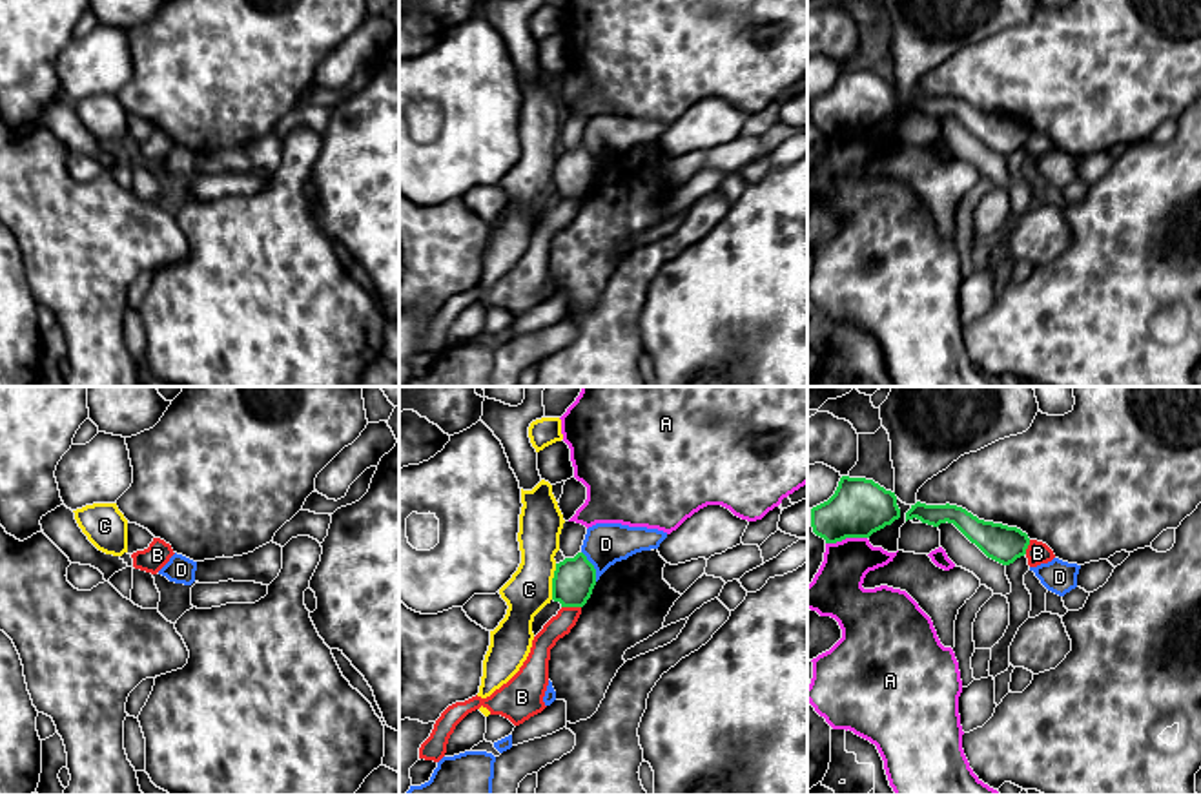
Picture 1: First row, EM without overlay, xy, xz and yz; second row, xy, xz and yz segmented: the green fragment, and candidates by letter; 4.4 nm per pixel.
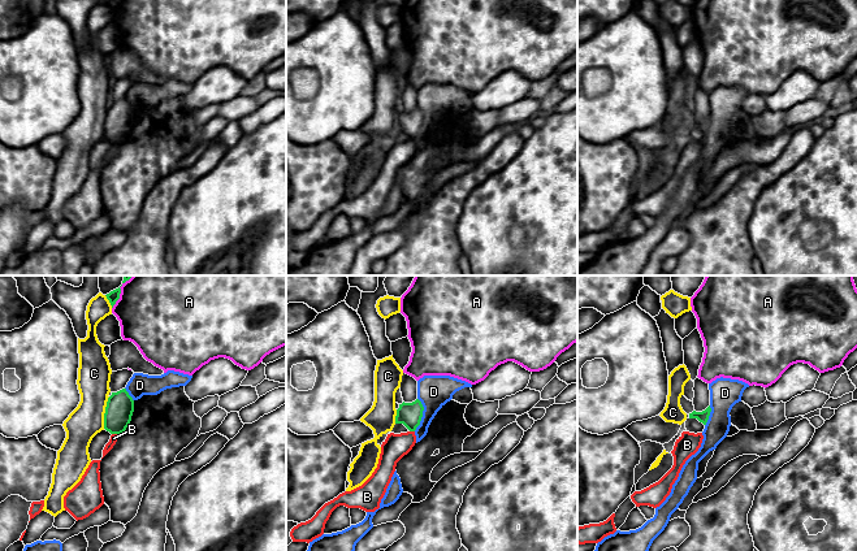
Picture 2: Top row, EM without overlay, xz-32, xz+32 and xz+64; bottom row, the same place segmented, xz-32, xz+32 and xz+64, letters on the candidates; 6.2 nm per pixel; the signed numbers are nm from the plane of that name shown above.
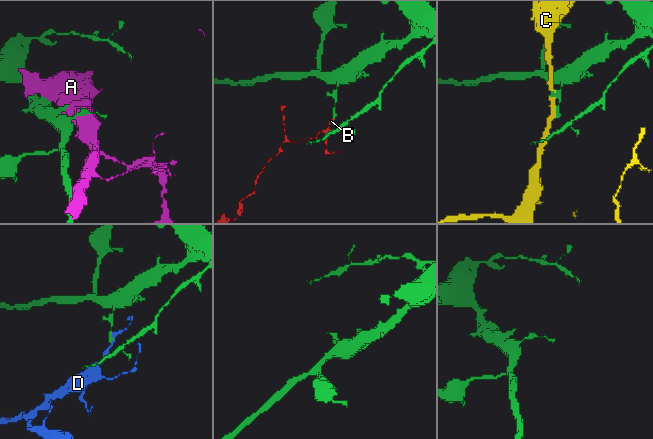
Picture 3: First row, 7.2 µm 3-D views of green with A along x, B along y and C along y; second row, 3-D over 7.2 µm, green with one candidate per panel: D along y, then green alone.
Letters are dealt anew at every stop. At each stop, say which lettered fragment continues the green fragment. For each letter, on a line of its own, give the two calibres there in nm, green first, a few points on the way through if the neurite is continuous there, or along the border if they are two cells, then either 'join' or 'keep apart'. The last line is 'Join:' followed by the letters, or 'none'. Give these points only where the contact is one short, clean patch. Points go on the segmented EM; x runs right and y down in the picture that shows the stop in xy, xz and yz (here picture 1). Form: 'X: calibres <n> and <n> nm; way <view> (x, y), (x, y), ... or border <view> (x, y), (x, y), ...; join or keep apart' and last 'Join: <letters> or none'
A: calibres 260 and 220 nm; keep apart
B: calibres 190 and 100 nm; border xz (562, 606), (580, 608); keep apart
C: calibres 190 and 200 nm; keep apart
D: calibres 190 and 190 nm; border xz (582, 551), (593, 566), (596, 580); keep apart
Join: none

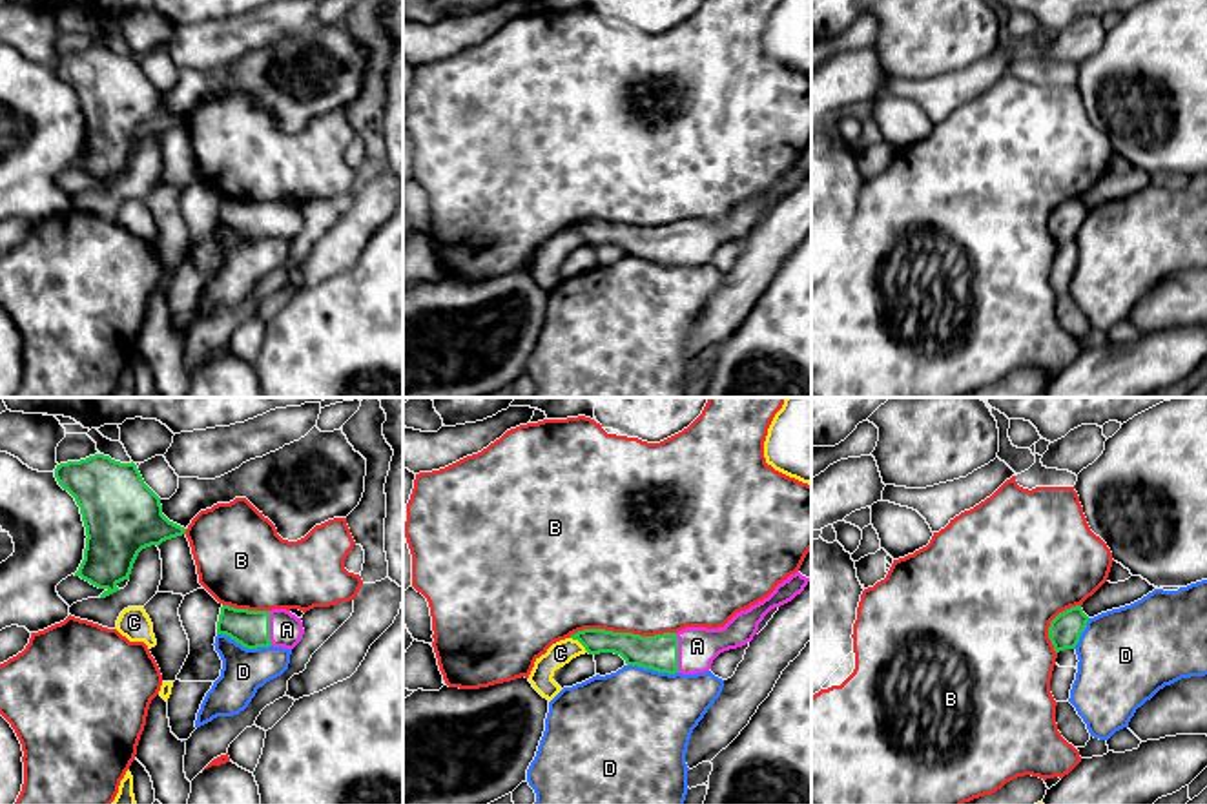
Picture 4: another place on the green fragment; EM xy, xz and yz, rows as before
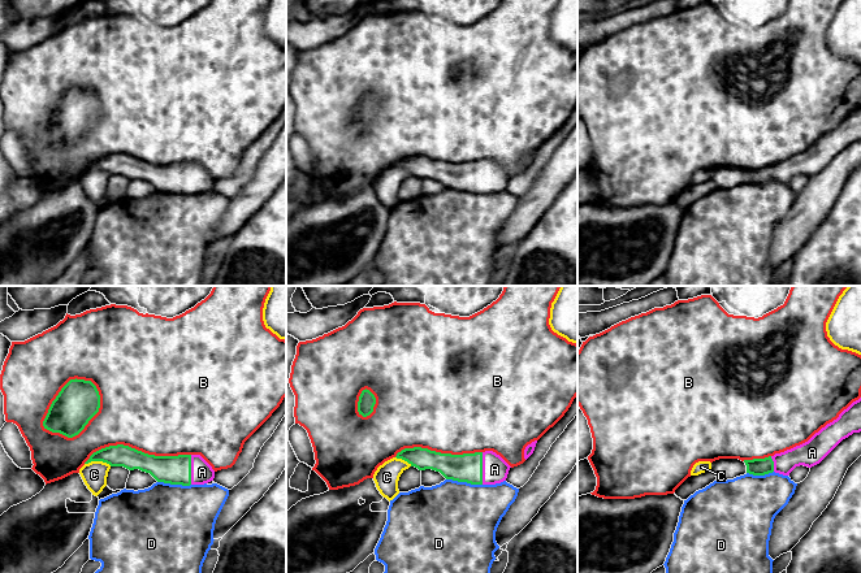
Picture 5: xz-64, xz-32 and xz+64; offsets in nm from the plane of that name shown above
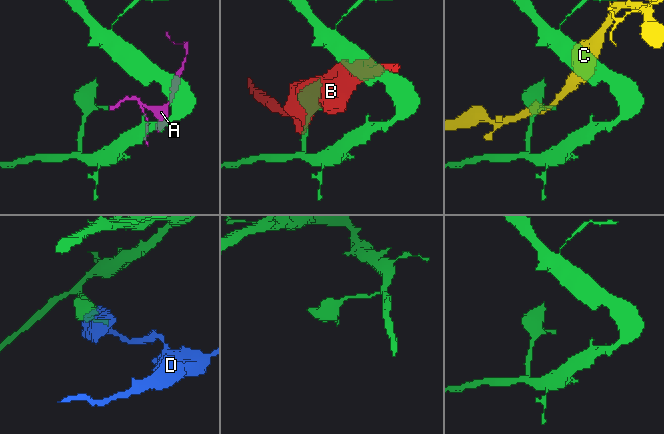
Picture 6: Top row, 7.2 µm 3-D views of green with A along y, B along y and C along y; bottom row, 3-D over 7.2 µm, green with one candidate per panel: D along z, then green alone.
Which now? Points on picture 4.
A: calibres 160 and 180 nm; join
B: calibres 160 and 500 nm; keep apart
C: calibres 140 and 110 nm; keep apart
D: calibres 160 and 190 nm; keep apart
Join: A

